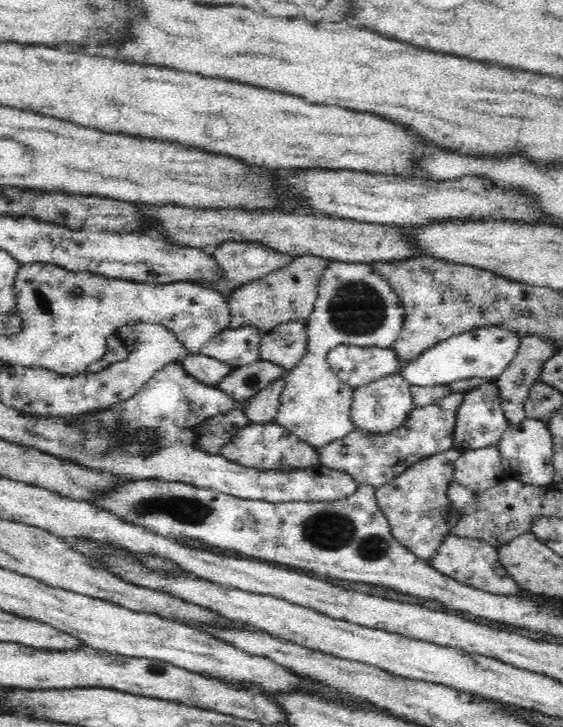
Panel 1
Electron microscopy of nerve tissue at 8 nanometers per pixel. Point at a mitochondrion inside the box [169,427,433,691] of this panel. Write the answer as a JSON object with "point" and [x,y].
{"point":[328,529]}

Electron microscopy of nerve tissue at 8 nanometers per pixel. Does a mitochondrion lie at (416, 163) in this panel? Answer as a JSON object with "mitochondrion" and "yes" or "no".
{"mitochondrion":"no"}

